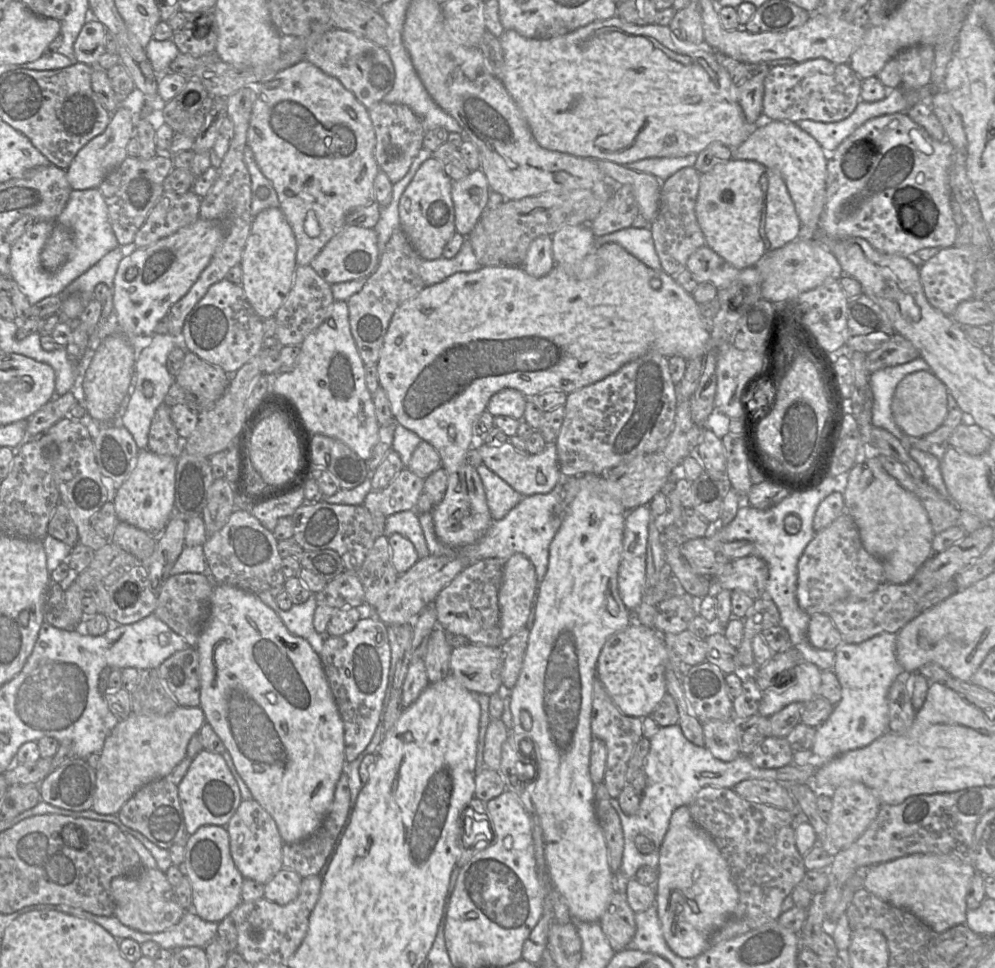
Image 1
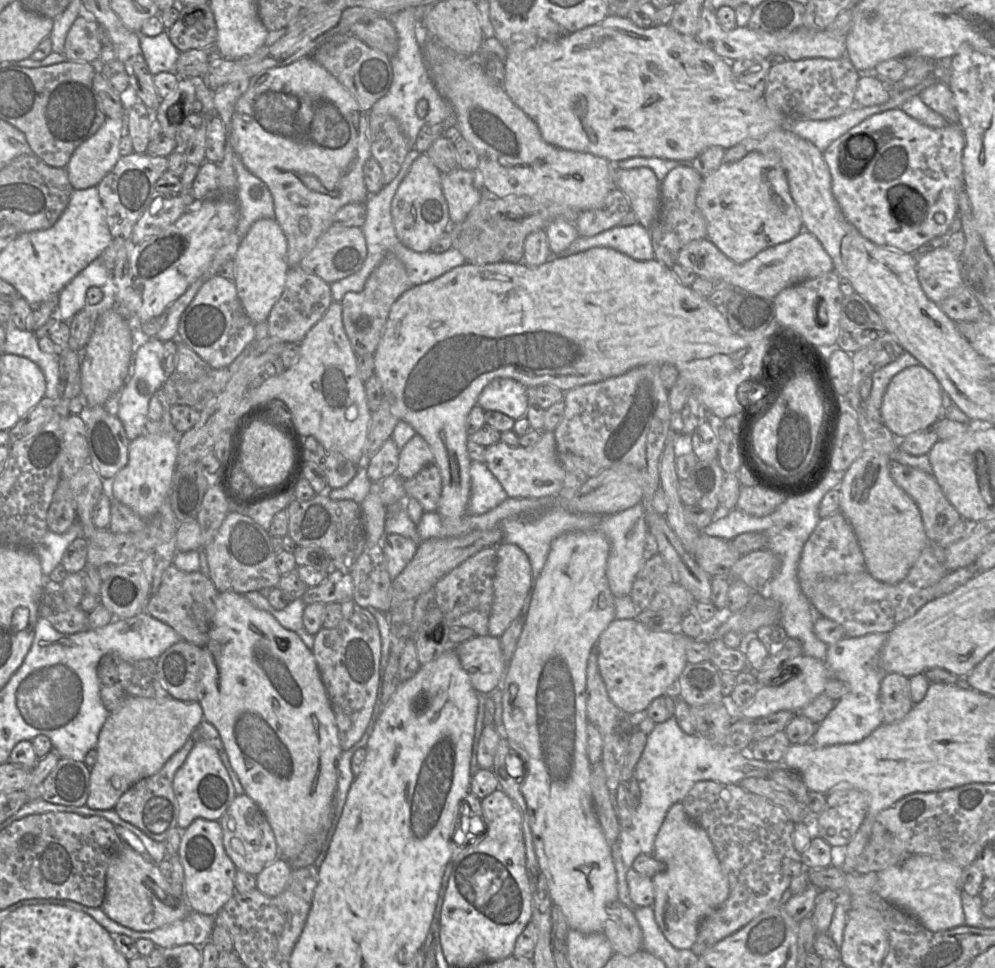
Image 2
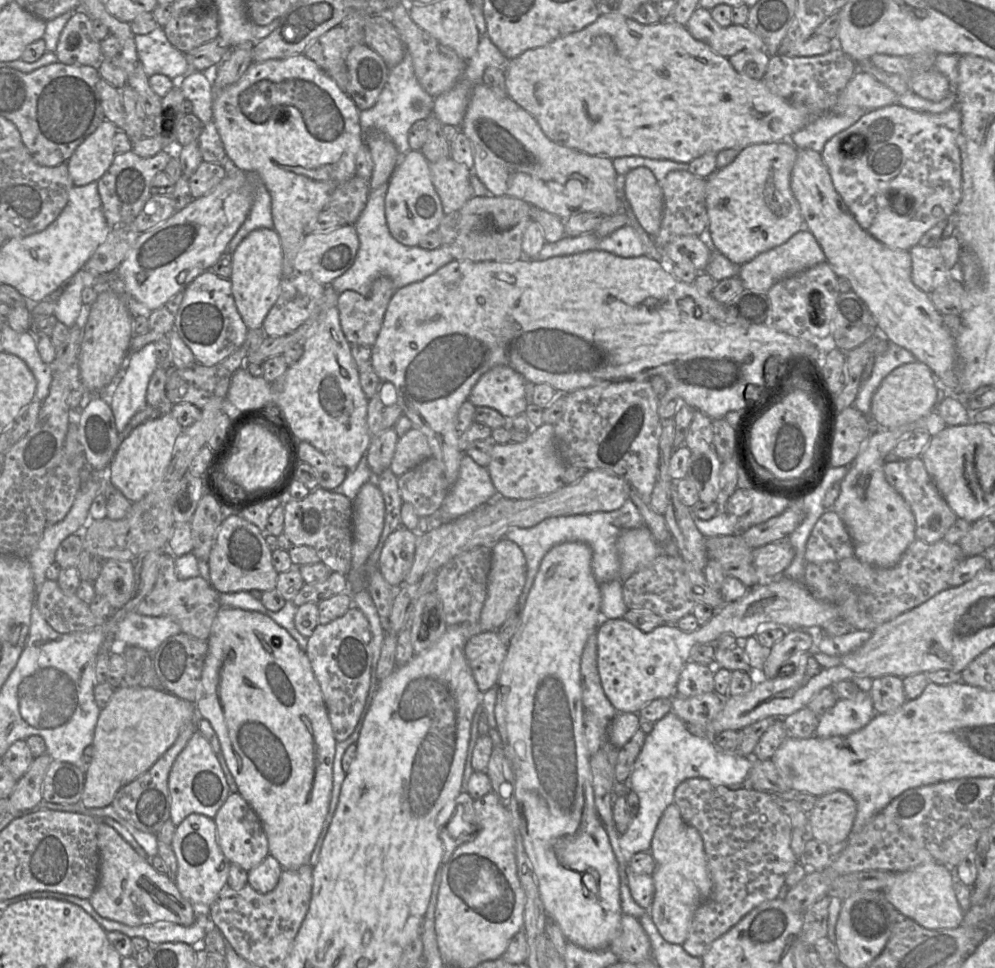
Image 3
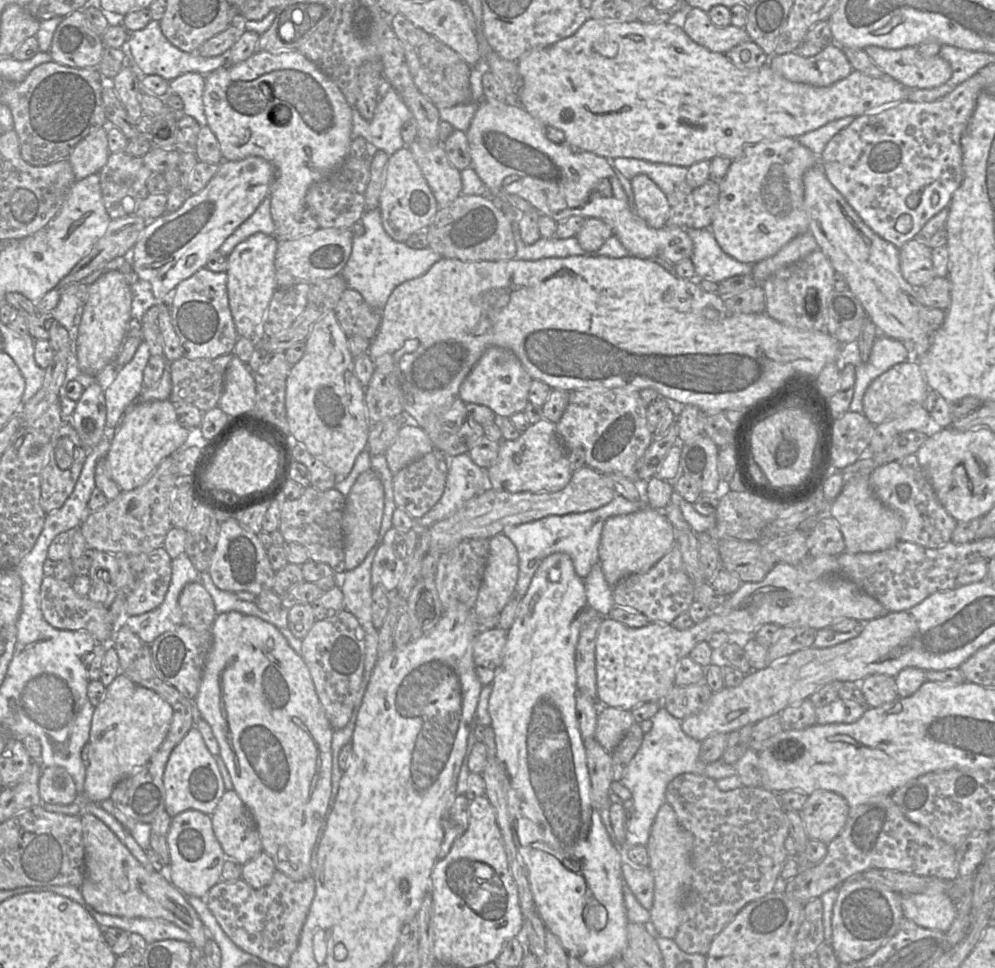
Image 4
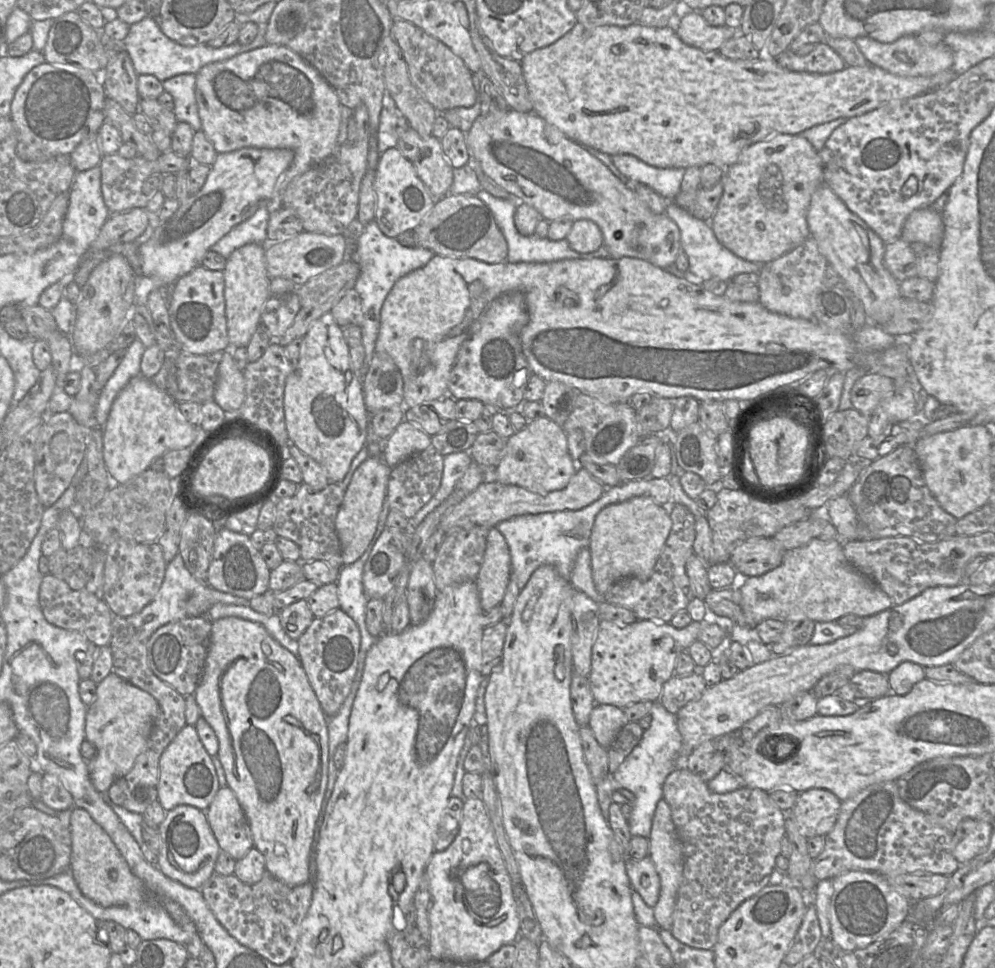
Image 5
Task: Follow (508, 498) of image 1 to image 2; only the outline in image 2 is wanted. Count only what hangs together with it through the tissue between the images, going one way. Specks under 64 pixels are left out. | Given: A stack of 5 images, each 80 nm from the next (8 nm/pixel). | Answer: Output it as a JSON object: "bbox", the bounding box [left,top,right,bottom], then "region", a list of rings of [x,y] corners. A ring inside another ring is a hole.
{"bbox":[467,462,508,514],"region":[[[471,462],[470,477],[471,491],[467,507],[468,514],[484,514],[508,498],[500,482],[484,462]]]}

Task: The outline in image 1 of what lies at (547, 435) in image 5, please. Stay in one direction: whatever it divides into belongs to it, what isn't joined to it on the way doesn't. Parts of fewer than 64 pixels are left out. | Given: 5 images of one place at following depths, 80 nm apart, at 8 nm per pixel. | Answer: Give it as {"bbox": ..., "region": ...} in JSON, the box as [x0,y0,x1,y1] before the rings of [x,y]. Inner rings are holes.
{"bbox":[478,441,561,497],"region":[[[509,441],[495,446],[481,443],[478,445],[478,451],[482,463],[523,497],[552,491],[561,477],[556,443],[553,442],[546,443],[545,448],[539,454],[522,453]]]}

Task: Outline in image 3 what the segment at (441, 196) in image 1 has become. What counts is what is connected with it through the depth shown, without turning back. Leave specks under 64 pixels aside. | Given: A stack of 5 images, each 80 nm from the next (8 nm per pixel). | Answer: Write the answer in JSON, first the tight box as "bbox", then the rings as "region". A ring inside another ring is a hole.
{"bbox":[384,149,445,246],"region":[[[410,149],[401,156],[388,181],[384,205],[389,232],[403,245],[418,246],[425,235],[437,230],[445,214],[439,195],[431,181],[429,162],[420,150]]]}

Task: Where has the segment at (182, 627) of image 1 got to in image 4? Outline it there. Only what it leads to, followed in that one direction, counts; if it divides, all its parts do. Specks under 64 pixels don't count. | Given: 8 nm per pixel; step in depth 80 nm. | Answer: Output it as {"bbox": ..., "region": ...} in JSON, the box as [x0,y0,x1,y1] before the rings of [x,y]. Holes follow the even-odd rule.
{"bbox":[113,547,217,631],"region":[[[164,547],[157,548],[148,553],[136,555],[118,553],[114,554],[118,559],[119,573],[114,579],[113,597],[116,593],[125,594],[125,610],[129,616],[141,615],[157,608],[164,600],[170,585],[172,576],[172,558],[169,556]],[[201,582],[187,584],[180,593],[178,604],[183,625],[197,631],[211,629],[217,613],[211,595]]]}

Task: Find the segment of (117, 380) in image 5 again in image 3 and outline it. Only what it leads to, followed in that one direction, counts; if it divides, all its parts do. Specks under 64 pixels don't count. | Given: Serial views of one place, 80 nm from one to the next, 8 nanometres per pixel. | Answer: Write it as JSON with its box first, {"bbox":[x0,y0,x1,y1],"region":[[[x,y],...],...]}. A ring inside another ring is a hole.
{"bbox":[110,342,157,433],"region":[[[150,342],[139,351],[132,352],[125,374],[110,403],[119,433],[126,428],[130,419],[147,405],[147,386],[157,367],[154,343]]]}

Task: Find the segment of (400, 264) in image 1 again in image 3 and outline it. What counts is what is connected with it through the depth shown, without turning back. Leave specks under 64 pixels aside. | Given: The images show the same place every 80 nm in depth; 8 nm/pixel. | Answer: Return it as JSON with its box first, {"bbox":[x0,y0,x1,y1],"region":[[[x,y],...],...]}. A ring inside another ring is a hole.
{"bbox":[337,276,397,347],"region":[[[380,276],[367,297],[345,290],[337,299],[340,326],[350,344],[372,347],[382,327],[388,304],[397,291],[392,279]]]}

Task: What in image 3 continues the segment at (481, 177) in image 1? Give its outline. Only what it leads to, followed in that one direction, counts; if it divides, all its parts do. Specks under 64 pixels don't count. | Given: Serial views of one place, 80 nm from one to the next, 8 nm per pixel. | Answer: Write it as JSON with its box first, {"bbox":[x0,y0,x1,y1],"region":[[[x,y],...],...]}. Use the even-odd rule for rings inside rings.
{"bbox":[429,157,473,215],"region":[[[451,157],[429,163],[429,168],[431,181],[445,215],[460,209],[473,196],[471,169],[455,162]]]}

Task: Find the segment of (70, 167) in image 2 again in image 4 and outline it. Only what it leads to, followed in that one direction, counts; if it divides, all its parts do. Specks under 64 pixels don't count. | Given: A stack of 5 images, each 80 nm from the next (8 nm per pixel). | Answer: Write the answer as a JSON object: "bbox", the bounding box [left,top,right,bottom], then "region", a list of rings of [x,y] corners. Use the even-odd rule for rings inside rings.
{"bbox":[68,127,109,180],"region":[[[107,127],[88,134],[68,157],[76,180],[98,173],[107,163],[109,155]]]}

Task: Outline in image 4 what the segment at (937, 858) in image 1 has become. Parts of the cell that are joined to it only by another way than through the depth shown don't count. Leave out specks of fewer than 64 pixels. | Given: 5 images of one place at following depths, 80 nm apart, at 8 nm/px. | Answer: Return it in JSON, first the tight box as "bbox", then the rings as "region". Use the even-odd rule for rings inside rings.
{"bbox":[900,892,957,932],"region":[[[946,892],[900,895],[904,917],[921,927],[946,932],[957,916],[955,904]]]}

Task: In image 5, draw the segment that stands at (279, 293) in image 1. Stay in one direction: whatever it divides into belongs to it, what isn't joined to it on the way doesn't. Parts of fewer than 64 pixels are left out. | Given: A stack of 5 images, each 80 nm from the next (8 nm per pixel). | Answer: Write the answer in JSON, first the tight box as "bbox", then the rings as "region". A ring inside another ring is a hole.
{"bbox":[223,243,271,347],"region":[[[250,243],[236,249],[227,259],[223,273],[225,313],[230,347],[247,347],[257,326],[261,323],[263,307],[270,297],[271,278],[267,272],[264,246]]]}

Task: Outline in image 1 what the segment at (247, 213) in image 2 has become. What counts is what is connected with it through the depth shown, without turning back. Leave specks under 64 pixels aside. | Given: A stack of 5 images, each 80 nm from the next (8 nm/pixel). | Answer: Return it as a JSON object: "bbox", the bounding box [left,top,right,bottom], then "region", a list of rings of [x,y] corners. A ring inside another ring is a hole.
{"bbox":[244,146,279,217],"region":[[[248,146],[244,149],[244,162],[251,178],[251,215],[256,217],[267,208],[279,207],[278,196],[271,181],[260,171]]]}

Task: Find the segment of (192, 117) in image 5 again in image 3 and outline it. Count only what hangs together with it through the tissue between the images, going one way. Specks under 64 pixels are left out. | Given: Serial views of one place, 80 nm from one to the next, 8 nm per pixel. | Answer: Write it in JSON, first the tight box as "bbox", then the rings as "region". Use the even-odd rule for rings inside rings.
{"bbox":[174,72,213,125],"region":[[[190,72],[174,78],[174,86],[179,86],[185,99],[192,104],[192,113],[206,125],[213,121],[213,85],[201,72]]]}

